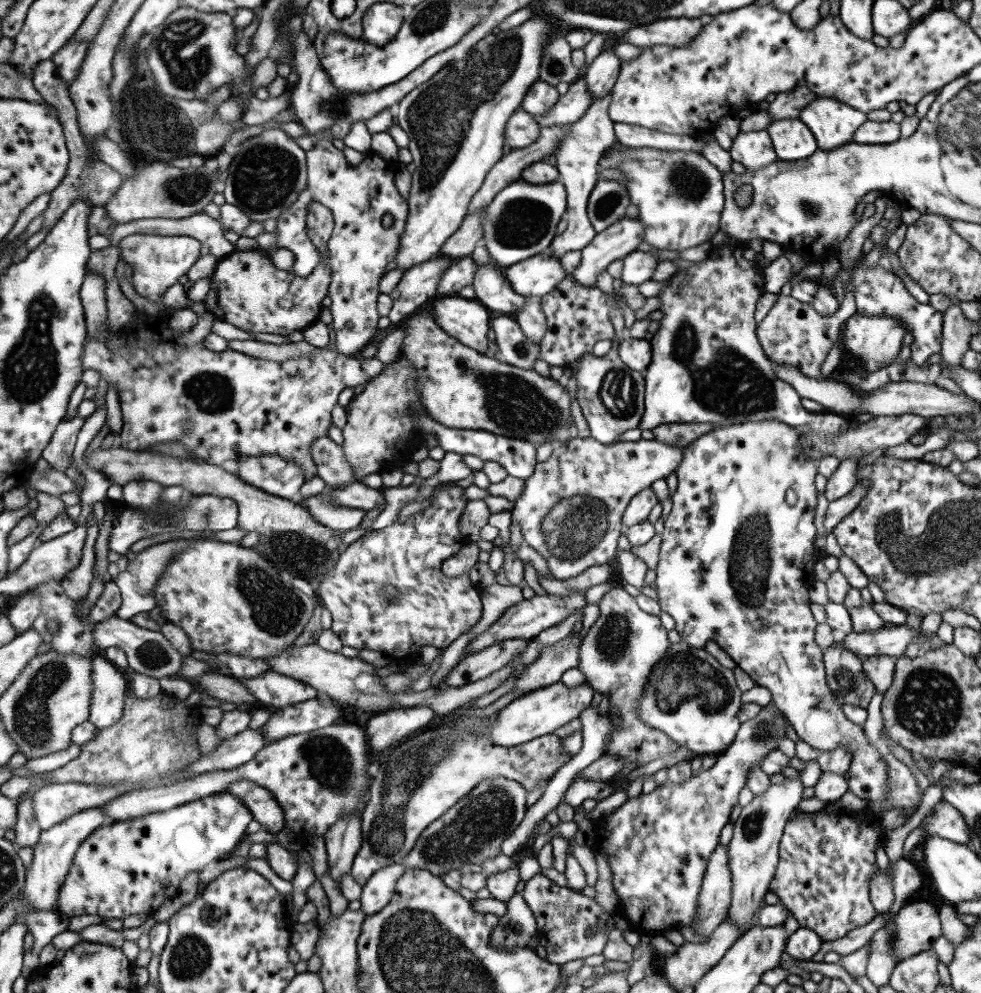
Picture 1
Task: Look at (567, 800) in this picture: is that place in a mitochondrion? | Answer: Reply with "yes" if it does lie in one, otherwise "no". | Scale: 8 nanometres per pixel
no

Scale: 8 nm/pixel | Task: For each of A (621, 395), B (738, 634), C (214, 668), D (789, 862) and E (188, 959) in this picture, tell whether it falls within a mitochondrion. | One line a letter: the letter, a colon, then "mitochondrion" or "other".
A: mitochondrion
B: other
C: other
D: other
E: mitochondrion

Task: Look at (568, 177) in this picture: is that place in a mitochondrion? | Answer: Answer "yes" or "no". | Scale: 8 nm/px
no

